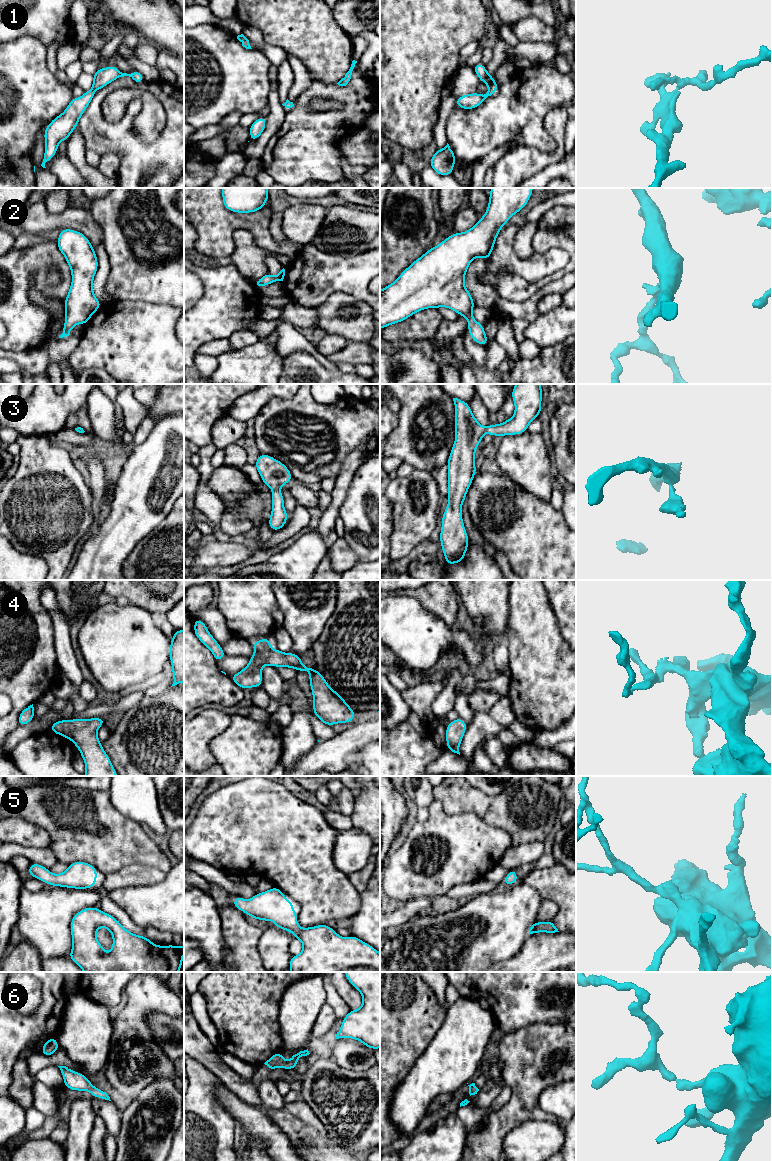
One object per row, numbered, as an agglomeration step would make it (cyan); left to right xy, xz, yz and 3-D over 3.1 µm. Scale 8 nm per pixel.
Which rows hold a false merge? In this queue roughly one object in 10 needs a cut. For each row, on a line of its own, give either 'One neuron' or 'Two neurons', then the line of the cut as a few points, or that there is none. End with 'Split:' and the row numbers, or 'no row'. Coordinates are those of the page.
1: One neuron. No split
2: One neuron. No split
3: One neuron. No split
4: One neuron. No split
5: One neuron. No split
6: One neuron. No split
Split: no row

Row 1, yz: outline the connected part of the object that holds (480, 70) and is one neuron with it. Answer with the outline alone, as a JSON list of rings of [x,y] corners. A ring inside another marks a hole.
[[[481,62],[472,68],[477,77],[486,84],[490,90],[485,95],[475,92],[457,98],[455,105],[465,110],[474,109],[481,105],[485,99],[495,96],[495,91],[499,87],[499,84],[494,80],[493,76],[487,72],[486,67]]]

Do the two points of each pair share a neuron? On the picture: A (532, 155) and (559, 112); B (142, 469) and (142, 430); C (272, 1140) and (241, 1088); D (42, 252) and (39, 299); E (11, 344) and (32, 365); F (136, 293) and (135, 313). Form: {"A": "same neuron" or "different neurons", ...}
{"A": "same neuron", "B": "different neurons", "C": "different neurons", "D": "different neurons", "E": "different neurons", "F": "different neurons"}

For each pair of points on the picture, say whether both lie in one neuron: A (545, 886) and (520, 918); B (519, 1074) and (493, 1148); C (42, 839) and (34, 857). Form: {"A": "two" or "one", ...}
{"A": "two", "B": "one", "C": "two"}

